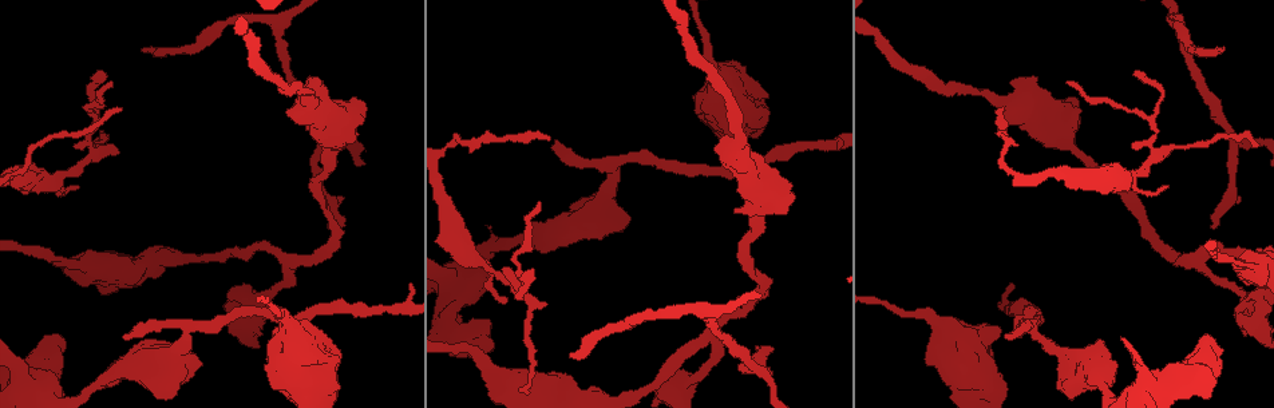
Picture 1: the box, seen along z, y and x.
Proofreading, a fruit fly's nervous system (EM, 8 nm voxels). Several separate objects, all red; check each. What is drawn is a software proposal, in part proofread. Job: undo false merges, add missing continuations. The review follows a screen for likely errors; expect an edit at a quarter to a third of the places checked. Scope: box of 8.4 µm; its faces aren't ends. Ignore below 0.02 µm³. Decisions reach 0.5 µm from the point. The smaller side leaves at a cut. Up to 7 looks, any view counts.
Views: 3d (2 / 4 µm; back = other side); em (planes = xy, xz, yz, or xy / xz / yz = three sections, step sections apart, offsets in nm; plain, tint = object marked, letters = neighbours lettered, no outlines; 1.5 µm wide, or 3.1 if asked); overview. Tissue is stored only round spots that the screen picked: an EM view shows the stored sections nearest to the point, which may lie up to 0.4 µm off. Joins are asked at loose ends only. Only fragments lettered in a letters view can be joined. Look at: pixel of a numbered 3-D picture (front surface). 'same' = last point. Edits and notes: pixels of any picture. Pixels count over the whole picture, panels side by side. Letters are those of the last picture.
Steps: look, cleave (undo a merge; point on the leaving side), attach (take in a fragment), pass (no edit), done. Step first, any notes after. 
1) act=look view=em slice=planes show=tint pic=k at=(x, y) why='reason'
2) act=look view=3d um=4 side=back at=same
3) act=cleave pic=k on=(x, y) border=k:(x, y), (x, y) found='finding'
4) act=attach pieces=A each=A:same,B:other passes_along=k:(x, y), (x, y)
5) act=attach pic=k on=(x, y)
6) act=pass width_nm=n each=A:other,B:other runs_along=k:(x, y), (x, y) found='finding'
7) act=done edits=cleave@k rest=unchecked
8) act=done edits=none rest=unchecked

act=look view=em slice=planes show=tint pic=1 at=(1012, 336) why='branch stops here'

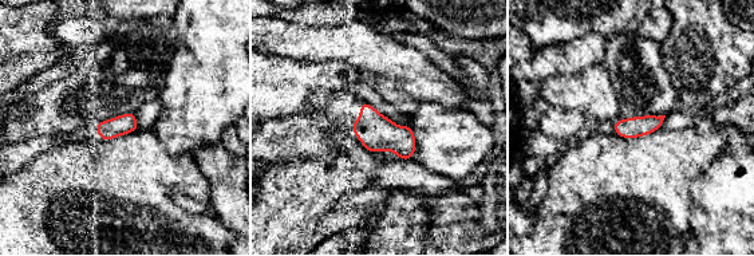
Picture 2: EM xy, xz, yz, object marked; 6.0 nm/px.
act=look view=em slice=planes show=letters at=same

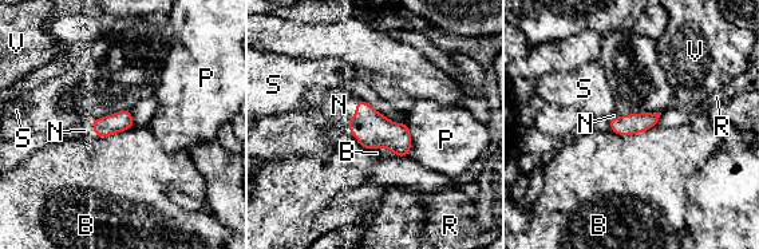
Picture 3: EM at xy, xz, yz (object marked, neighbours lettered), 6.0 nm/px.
act=attach pieces=N longest_contact=B:300nm each=B:other,N:same,P:other,R:other,S:other,V:other found='the cell continues'

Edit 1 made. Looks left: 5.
act=look view=overview

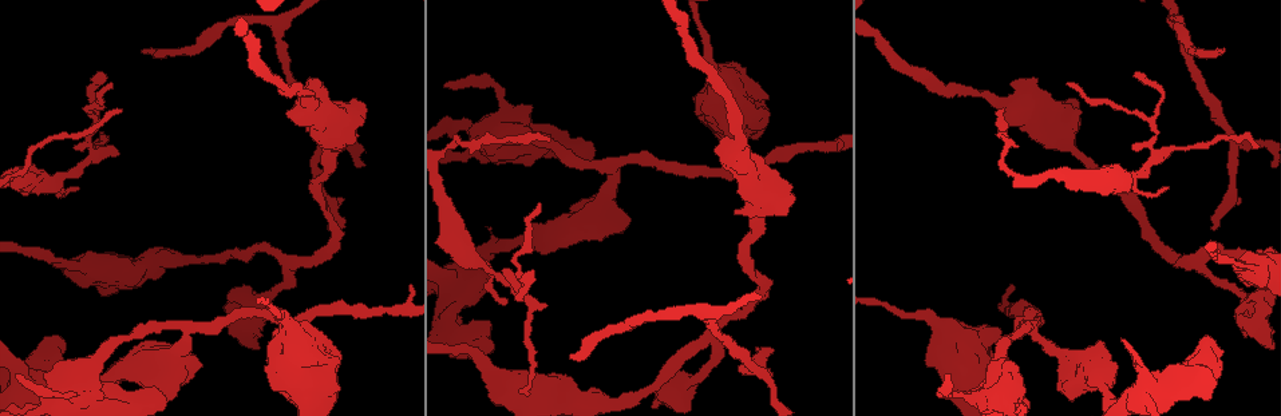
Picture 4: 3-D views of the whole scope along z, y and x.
act=look view=3d um=2 side=back pic=4 at=(1247, 305) why='sudden change in width'

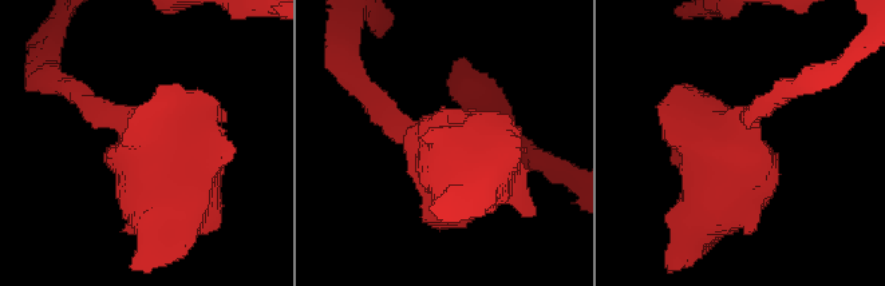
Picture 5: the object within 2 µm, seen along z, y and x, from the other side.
act=look view=em slice=yz step=4 show=tint pic=5 at=(747, 140)

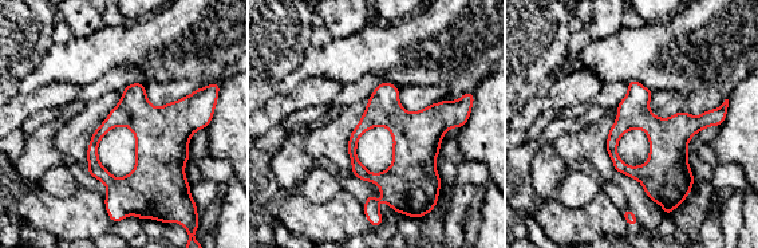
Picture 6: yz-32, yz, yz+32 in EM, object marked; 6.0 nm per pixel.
act=look view=em slice=yz step=4 show=letters at=same

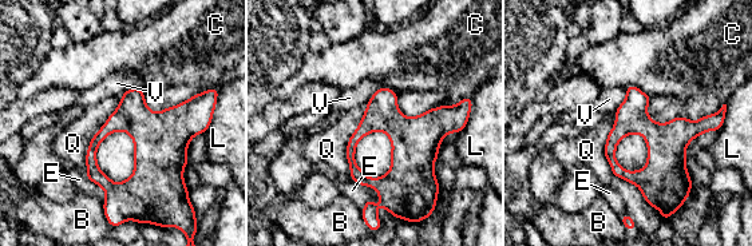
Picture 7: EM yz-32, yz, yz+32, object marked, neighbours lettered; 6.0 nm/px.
act=pass width_nm=190 each=B:other,C:other,E:other,L:other,Q:other,V:other border=7:(614, 111), (610, 171), (660, 211) found='one cell here'

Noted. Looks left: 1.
act=done edits=attach@3 rest=unchecked

